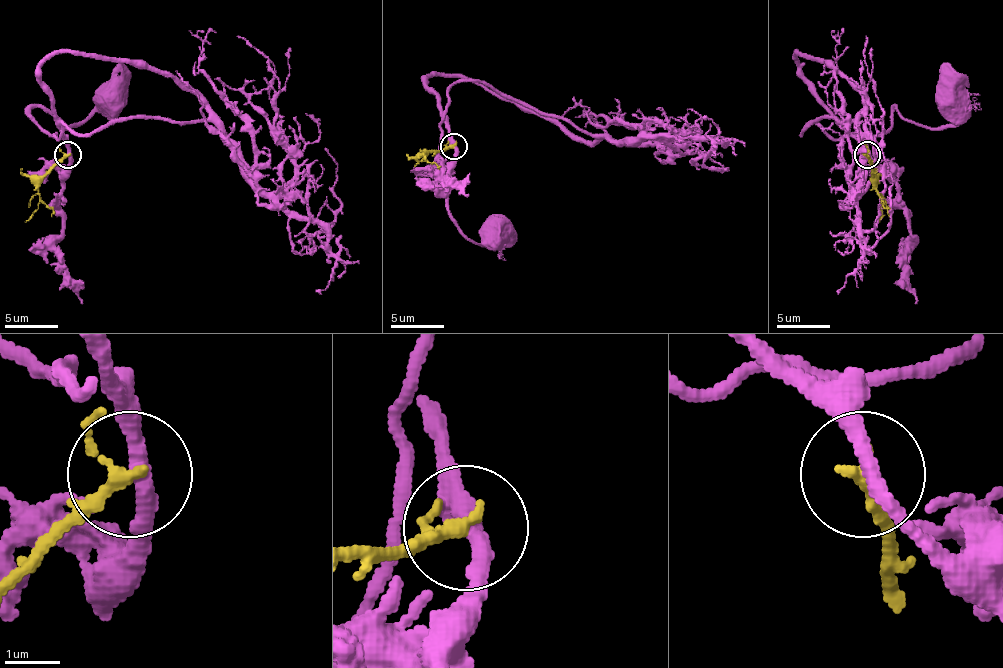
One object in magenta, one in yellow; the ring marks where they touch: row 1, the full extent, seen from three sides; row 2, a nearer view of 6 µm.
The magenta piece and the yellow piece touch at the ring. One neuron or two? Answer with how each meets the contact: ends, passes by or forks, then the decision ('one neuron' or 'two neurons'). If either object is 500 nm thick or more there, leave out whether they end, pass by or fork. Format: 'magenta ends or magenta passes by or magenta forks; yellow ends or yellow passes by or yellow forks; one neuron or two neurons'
magenta passes by; yellow passes by; two neurons

